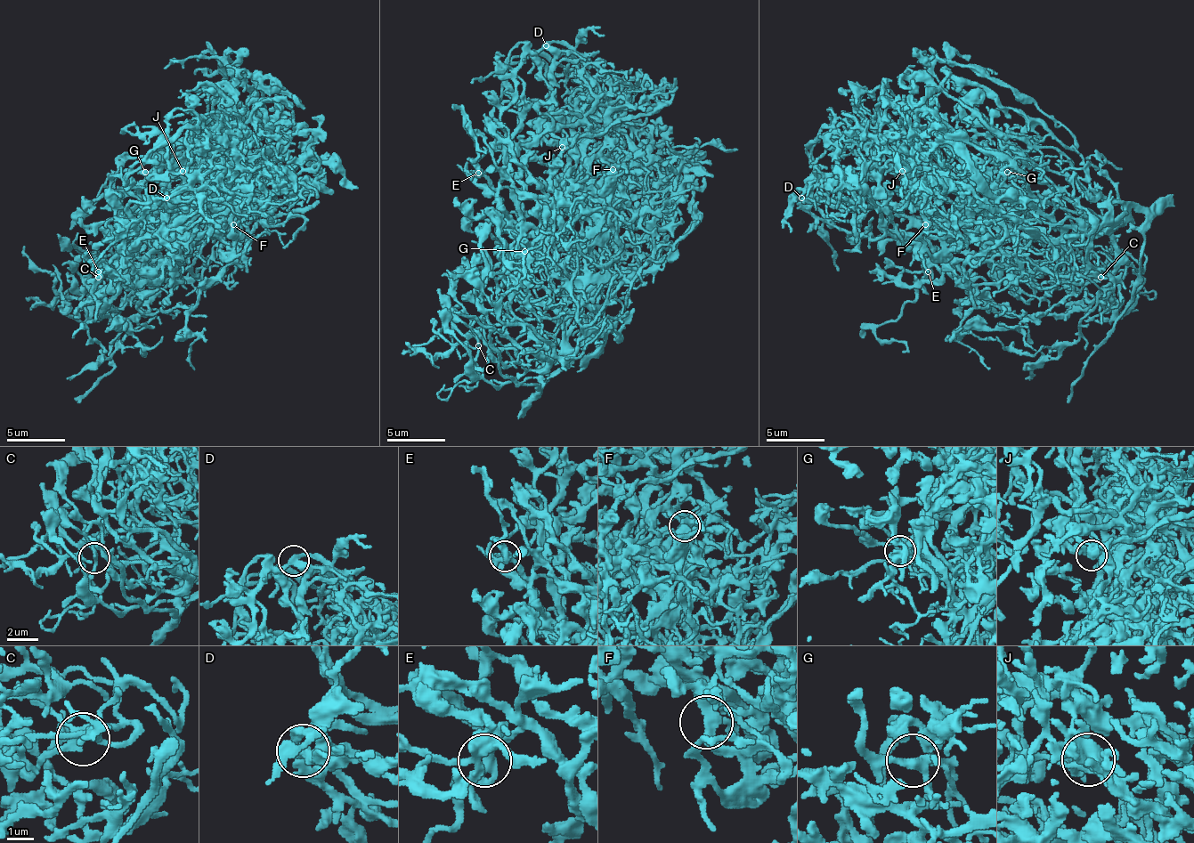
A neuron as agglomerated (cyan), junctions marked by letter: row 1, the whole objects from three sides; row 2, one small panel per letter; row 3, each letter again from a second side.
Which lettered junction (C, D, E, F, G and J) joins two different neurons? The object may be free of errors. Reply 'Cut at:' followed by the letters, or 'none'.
Cut at: none

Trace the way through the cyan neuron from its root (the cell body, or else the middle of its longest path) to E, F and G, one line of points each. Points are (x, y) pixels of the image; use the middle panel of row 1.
E: (551, 289), (551, 269), (542, 260), (540, 246), (519, 231), (507, 216), (499, 193), (478, 173)
F: (551, 289), (551, 269), (540, 257), (548, 225), (563, 214), (583, 210), (601, 193), (604, 178), (613, 169)
G: (551, 289), (551, 271), (533, 257), (542, 255), (531, 260), (524, 251)

